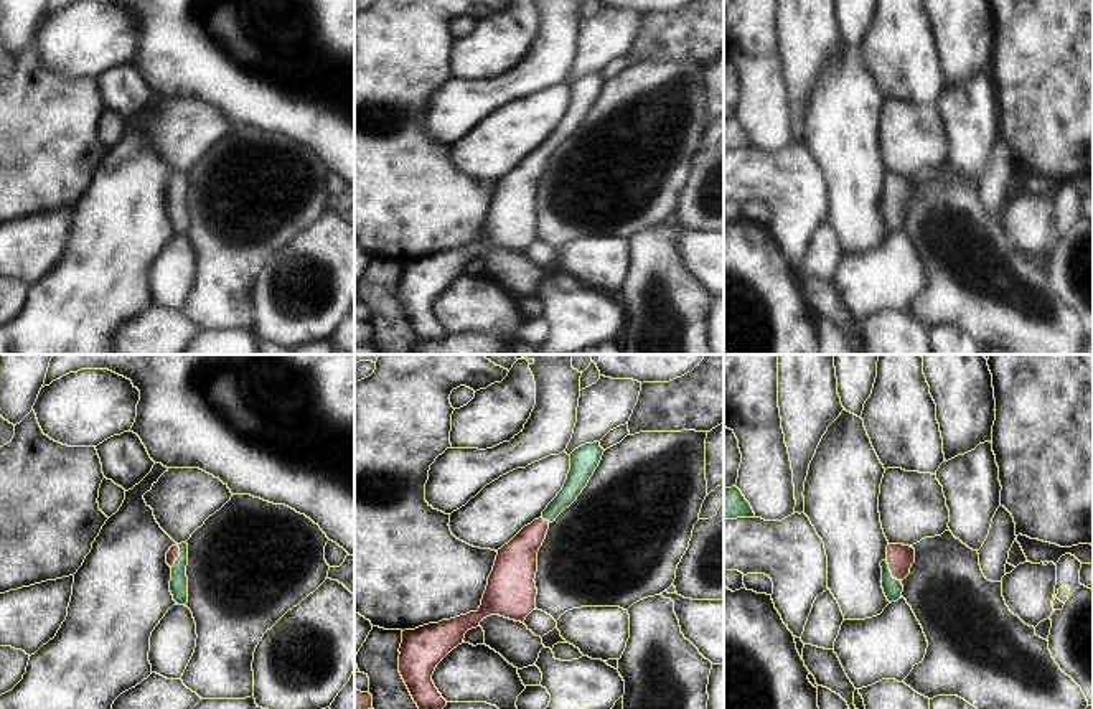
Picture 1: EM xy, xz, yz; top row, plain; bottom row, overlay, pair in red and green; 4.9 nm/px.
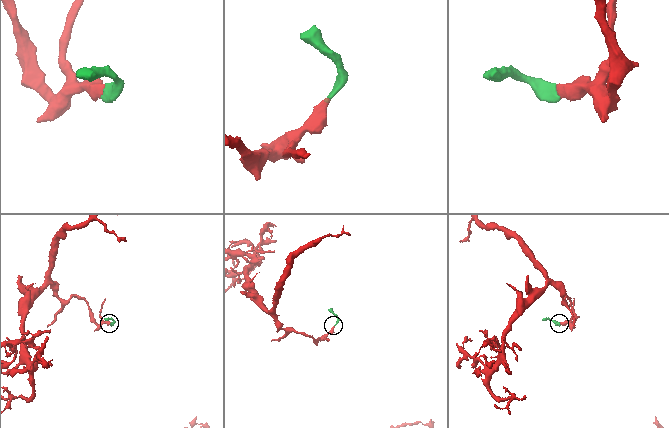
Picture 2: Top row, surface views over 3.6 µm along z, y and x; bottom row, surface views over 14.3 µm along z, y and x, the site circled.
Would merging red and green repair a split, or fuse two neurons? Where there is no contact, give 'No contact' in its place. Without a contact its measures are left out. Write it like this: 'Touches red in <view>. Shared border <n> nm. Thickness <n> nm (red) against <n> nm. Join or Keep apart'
Touches red in yz. Shared border 130 nm. Thickness 130 nm (red) against 90 nm. Join.

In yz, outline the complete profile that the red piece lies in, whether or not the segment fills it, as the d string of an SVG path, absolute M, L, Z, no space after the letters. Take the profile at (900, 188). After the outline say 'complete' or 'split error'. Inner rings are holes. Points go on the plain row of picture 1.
M889 175L887 190L880 193L882 198L882 219L887 231L897 232L902 229L902 211L910 204L915 193L915 180L903 175Z; split error

